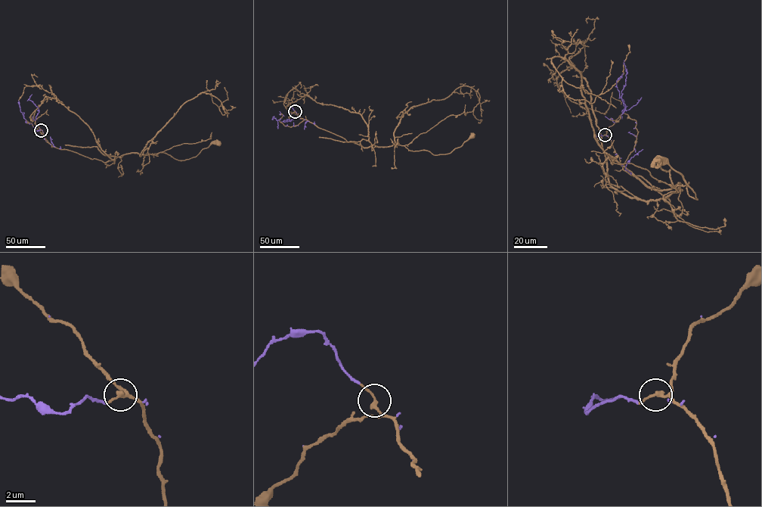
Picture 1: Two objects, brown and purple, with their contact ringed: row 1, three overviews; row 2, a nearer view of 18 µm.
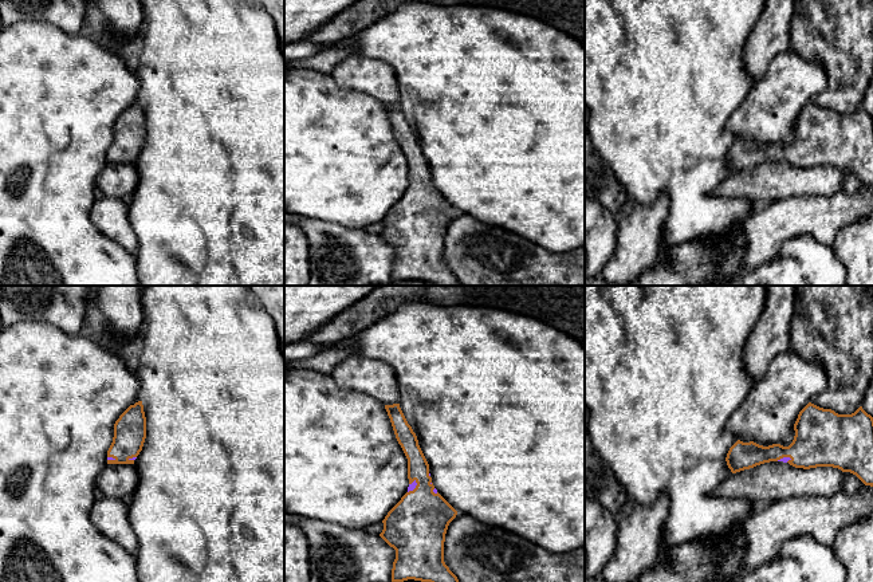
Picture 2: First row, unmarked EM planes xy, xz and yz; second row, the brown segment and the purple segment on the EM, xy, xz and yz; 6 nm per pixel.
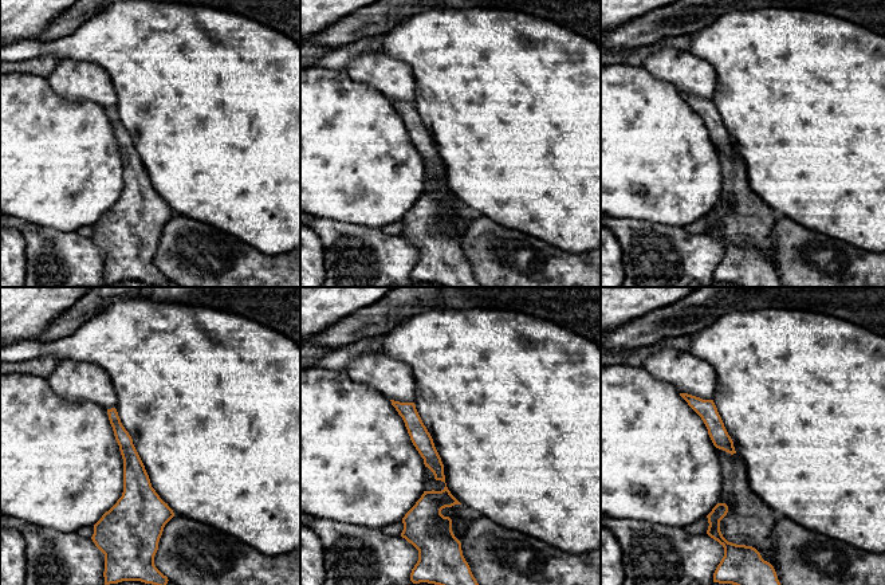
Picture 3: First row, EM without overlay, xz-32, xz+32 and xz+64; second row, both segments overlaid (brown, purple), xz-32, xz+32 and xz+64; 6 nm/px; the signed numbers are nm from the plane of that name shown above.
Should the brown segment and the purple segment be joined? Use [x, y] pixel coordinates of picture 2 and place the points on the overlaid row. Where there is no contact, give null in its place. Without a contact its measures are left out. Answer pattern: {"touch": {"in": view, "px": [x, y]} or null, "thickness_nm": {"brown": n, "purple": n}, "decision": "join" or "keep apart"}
{"touch": {"in": "xz", "px": [416, 487]}, "thickness_nm": {"brown": 360, "purple": 40}, "decision": "join"}

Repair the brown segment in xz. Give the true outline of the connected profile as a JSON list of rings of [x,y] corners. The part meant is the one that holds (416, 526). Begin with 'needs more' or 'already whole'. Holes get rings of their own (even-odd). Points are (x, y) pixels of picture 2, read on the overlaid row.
needs more; [[[400,404],[385,405],[408,459],[408,492],[388,512],[380,536],[396,550],[392,582],[459,582],[444,562],[444,542],[457,511],[437,492],[429,464]]]

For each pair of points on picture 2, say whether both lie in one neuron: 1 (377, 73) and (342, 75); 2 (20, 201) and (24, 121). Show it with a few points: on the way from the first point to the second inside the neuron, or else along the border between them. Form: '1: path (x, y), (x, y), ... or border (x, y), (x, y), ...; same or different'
1: path (369, 74), (350, 74); same
2: path (30, 181), (32, 168), (24, 160), (24, 141); same

